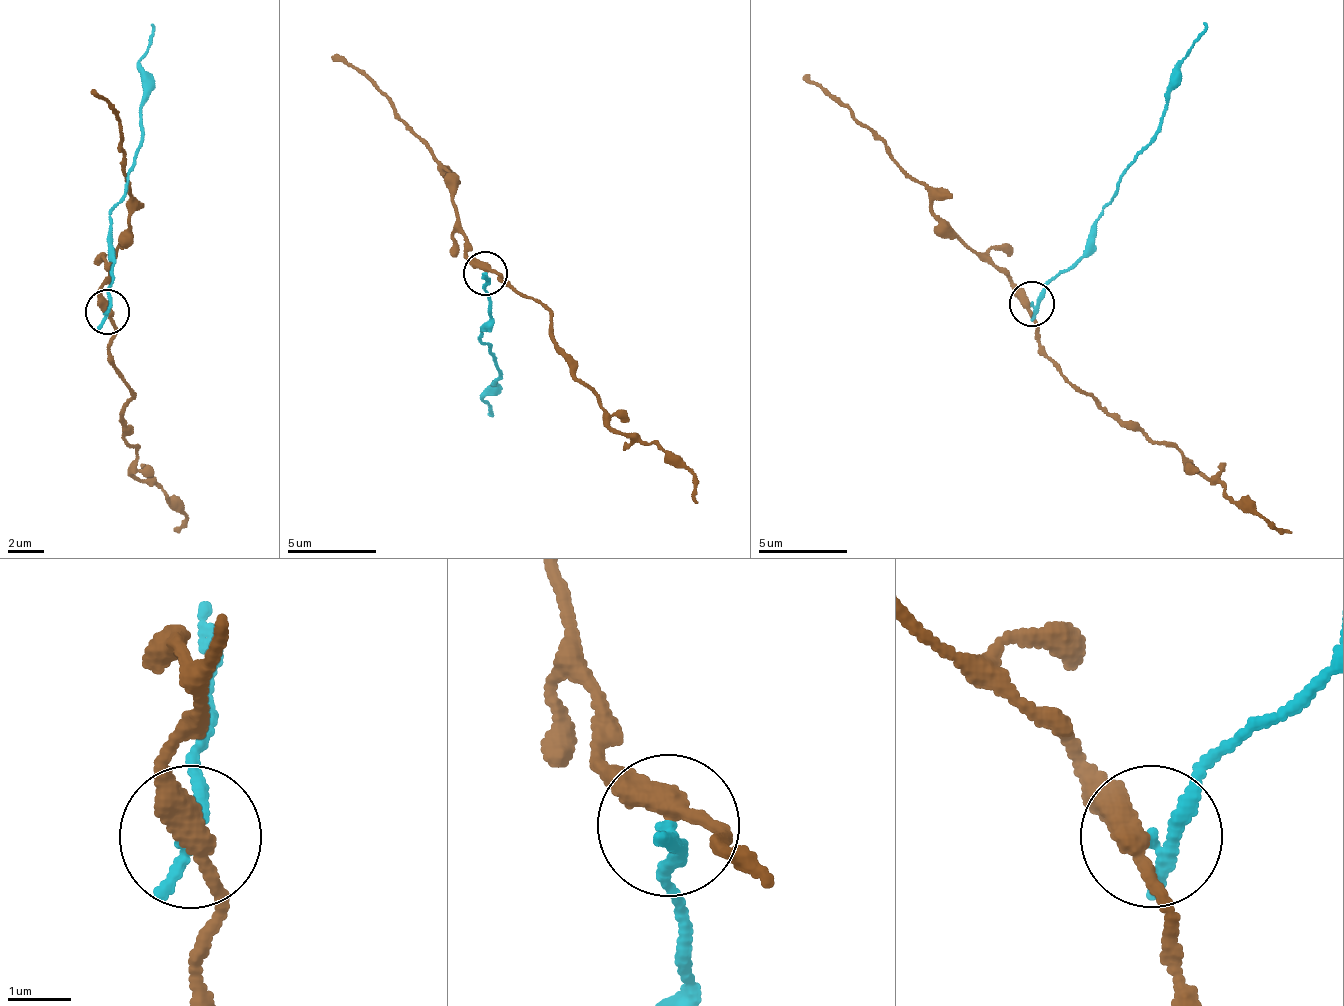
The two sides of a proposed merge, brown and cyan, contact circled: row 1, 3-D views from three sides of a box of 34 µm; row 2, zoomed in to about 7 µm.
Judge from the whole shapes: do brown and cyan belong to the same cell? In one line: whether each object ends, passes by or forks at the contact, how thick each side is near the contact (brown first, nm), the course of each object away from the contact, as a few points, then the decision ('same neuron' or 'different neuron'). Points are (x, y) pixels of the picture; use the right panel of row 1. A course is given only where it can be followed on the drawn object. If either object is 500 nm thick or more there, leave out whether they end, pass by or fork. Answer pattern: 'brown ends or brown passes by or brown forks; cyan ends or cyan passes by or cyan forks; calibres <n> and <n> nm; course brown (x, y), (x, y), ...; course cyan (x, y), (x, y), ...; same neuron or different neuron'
brown passes by; cyan ends; calibres 360 and 220 nm; course brown (1031, 302), (1038, 325), (1041, 356), (1081, 392), (1110, 414), (1171, 445), (1194, 468), (1267, 518), (1292, 531); course cyan (1031, 302), (1084, 254), (1101, 209), (1155, 134), (1173, 68), (1204, 24); different neuron

